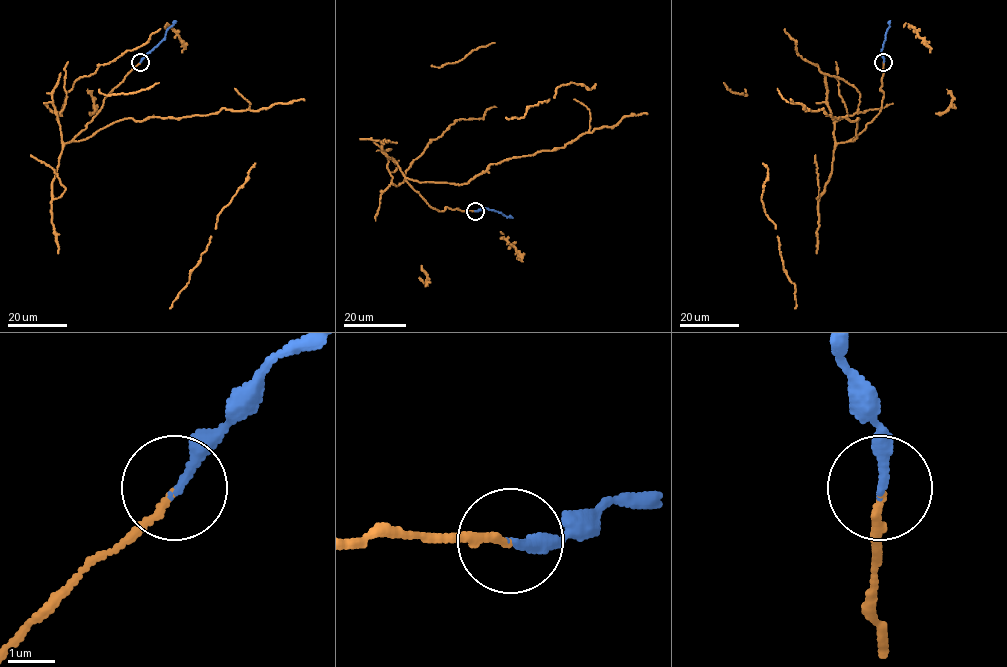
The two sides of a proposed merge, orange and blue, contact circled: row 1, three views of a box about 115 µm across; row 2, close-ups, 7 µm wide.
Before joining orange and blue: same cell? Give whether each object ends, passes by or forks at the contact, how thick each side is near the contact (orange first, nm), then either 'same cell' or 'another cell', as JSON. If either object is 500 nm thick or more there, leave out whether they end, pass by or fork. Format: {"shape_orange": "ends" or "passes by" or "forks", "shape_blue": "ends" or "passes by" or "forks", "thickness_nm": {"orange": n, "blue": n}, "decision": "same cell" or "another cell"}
{"shape_orange": "ends", "shape_blue": "ends", "thickness_nm": {"orange": 120, "blue": 200}, "decision": "same cell"}

